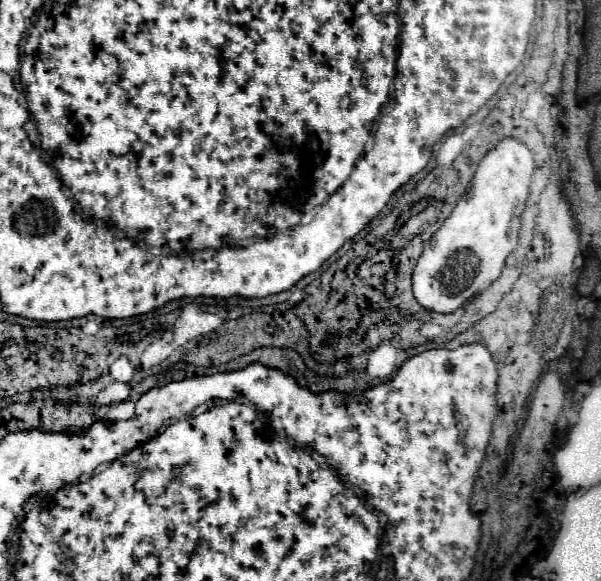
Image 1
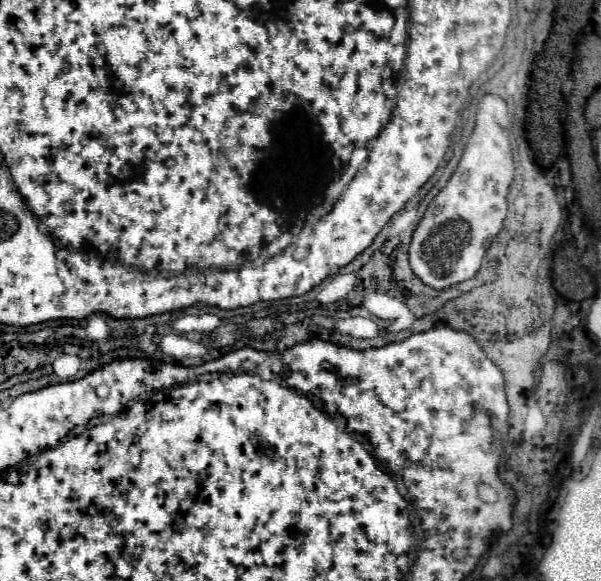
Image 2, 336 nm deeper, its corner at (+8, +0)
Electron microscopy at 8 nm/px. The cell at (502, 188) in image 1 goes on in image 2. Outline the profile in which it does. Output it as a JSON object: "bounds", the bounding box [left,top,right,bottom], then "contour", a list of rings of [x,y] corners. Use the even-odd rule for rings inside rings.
{"bounds":[409,94,515,290],"contour":[[[485,94],[477,104],[475,128],[457,170],[447,186],[431,200],[413,232],[409,246],[411,270],[435,290],[445,290],[473,278],[481,268],[483,254],[503,226],[507,214],[507,190],[515,174],[509,126],[511,112],[507,102],[495,94]]]}

